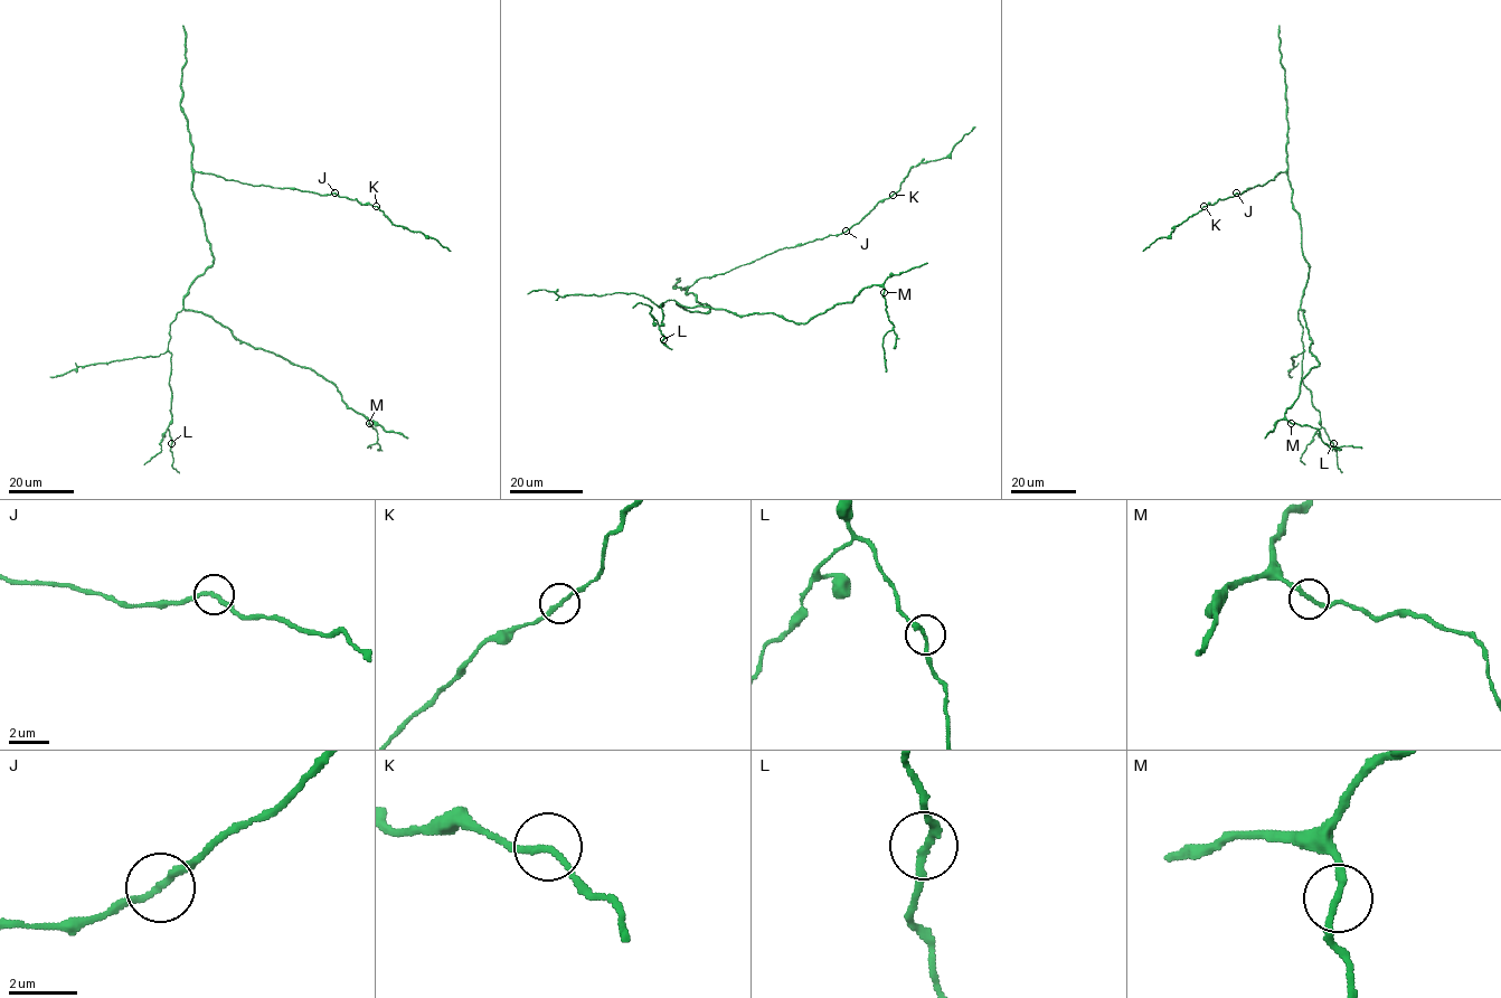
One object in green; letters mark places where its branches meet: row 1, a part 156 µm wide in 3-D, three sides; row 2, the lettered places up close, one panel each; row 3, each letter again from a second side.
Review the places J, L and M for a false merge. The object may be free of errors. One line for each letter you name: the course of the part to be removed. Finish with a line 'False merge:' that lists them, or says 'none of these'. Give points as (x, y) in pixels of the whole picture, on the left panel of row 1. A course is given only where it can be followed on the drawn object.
False merge: none of these

